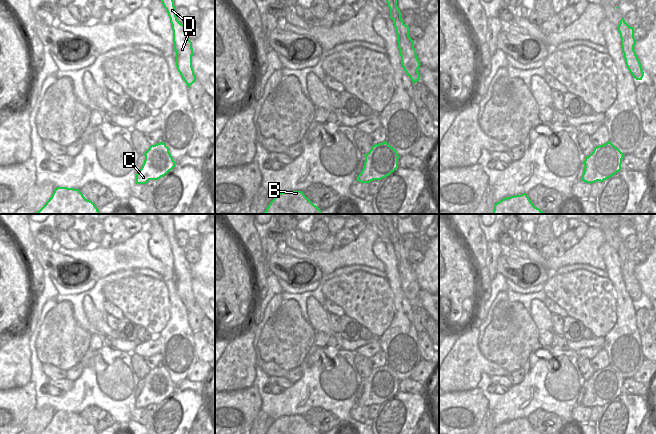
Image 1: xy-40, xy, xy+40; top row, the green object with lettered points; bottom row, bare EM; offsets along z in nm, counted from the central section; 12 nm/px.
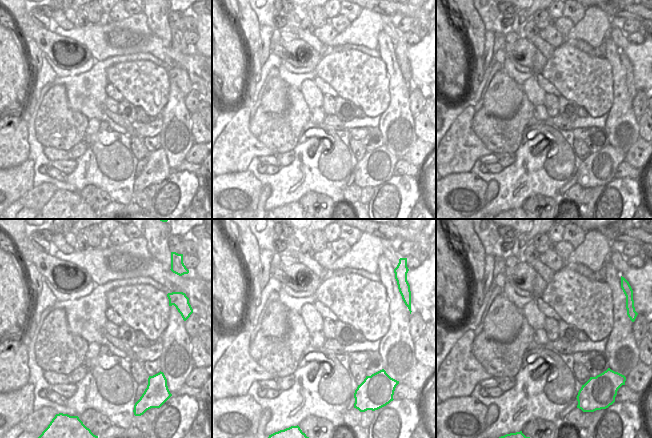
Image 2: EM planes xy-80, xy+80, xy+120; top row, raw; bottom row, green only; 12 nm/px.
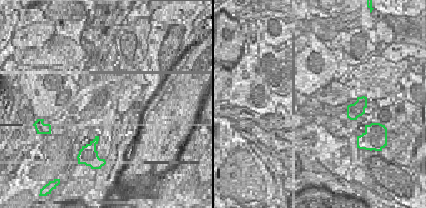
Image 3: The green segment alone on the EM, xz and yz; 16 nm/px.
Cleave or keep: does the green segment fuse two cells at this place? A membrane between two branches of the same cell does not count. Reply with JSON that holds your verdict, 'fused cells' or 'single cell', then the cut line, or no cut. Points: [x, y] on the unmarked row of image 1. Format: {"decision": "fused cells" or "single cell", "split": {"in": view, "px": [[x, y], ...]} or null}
{"decision": "fused cells", "split": {"in": "xy-40", "px": [[150, 370], [152, 374], [159, 375], [166, 384], [174, 388]]}}

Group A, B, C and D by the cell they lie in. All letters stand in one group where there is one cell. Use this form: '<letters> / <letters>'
A B D / C

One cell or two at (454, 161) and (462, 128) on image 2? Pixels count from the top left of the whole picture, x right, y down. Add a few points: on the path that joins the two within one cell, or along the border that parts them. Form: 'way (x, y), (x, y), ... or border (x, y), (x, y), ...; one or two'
way (456, 153), (460, 148), (460, 136); one

